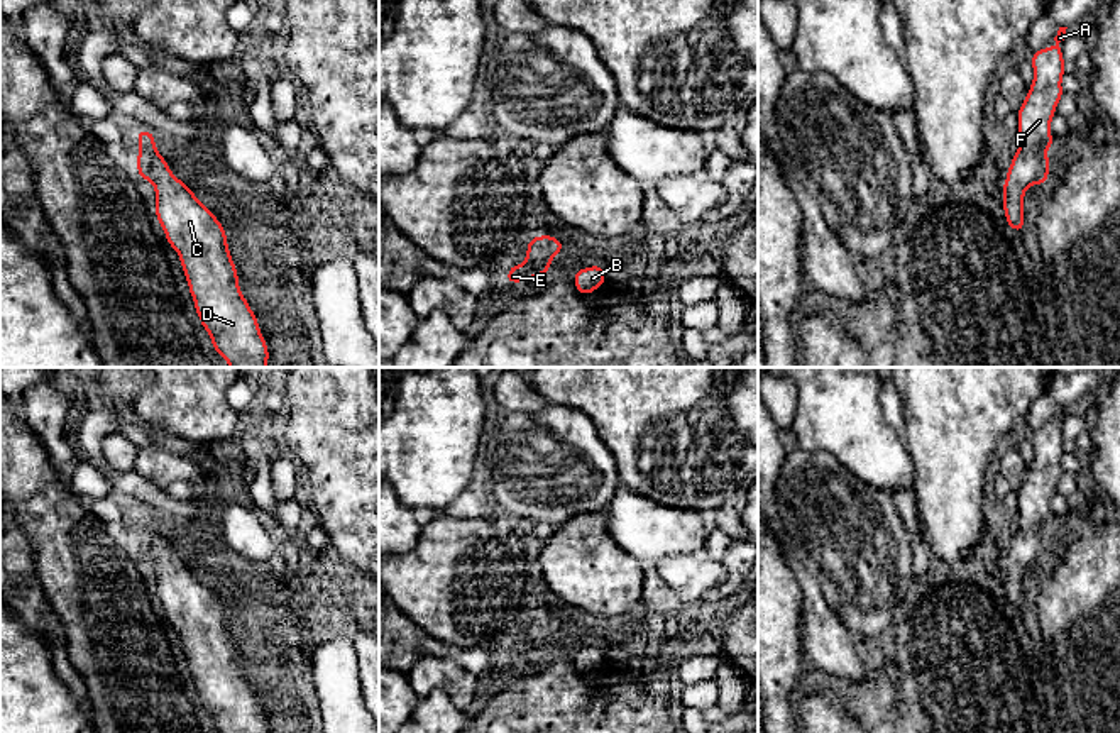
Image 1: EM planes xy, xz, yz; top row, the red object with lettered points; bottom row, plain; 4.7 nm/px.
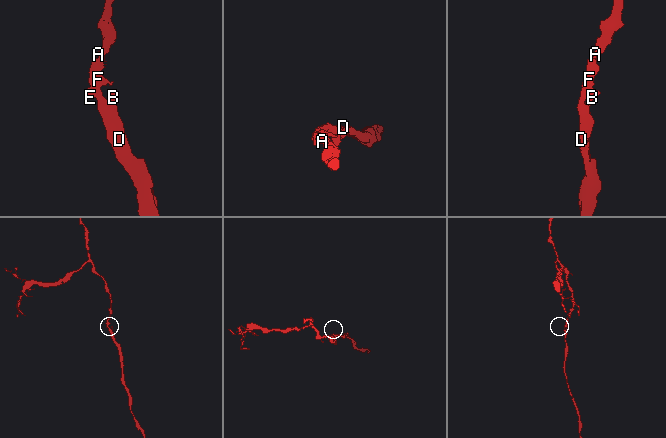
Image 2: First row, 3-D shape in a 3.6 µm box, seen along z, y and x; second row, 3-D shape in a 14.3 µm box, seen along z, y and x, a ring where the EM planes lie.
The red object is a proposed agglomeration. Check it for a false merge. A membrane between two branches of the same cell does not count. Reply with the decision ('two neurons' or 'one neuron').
one neuron

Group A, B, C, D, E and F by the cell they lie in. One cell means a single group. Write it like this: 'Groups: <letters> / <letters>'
Groups: A B C D E F

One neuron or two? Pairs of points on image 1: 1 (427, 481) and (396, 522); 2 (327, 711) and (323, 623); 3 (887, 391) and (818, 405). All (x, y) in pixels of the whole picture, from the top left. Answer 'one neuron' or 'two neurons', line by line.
1: two neurons
2: one neuron
3: two neurons

